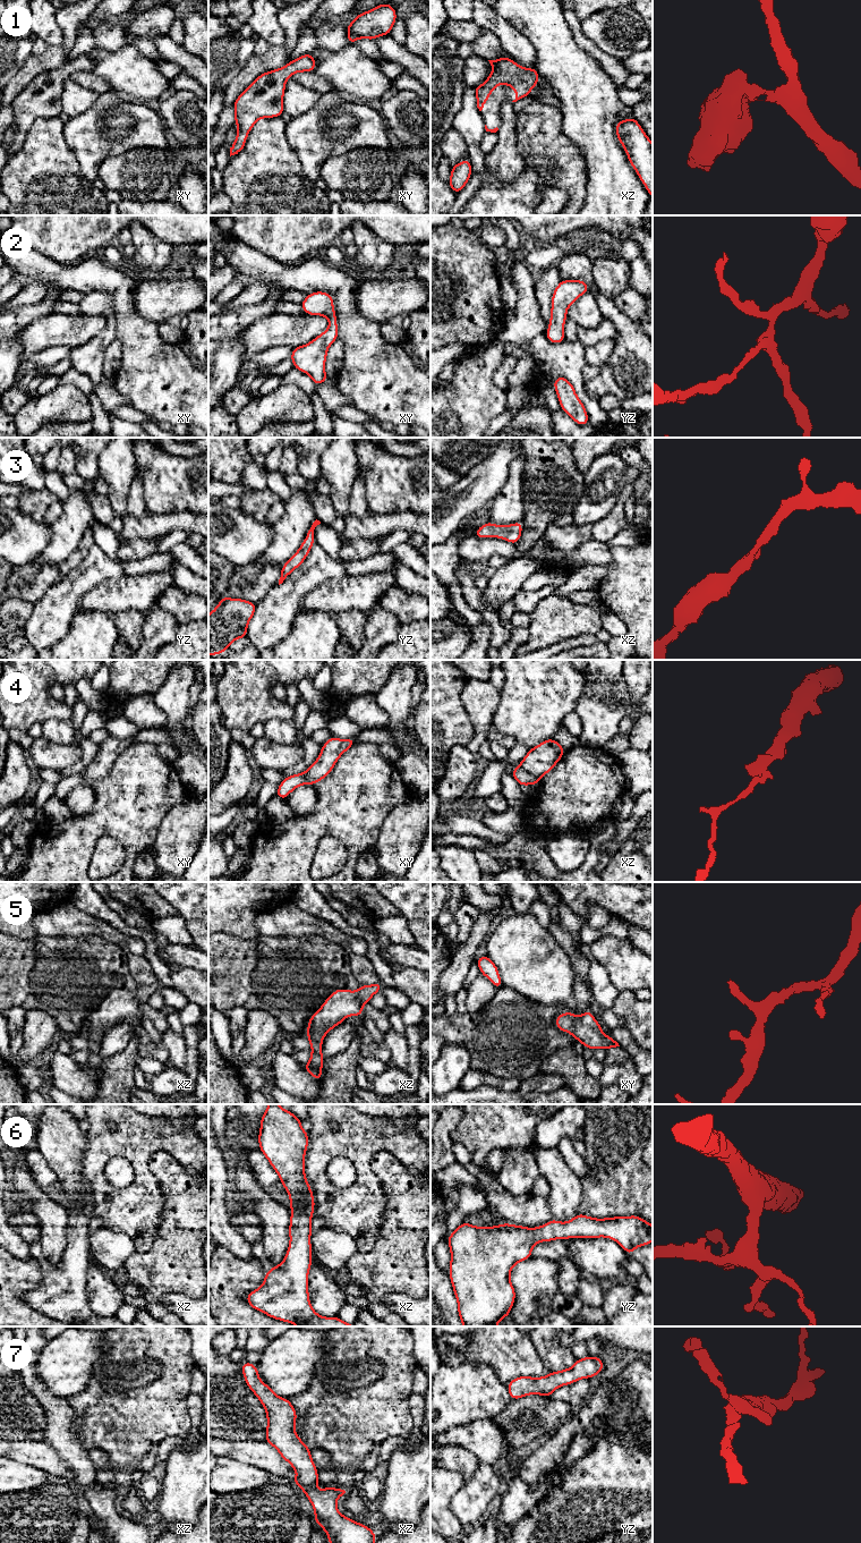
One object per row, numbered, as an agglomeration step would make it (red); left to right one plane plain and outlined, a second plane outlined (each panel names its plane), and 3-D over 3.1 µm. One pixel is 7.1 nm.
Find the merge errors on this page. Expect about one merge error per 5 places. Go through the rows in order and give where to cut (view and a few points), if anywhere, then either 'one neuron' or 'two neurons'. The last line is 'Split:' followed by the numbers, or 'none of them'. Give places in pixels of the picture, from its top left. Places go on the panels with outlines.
1: no cut; one neuron
2: no cut; one neuron
3: no cut; one neuron
4: cut in xz along (518, 765), (538, 778); two neurons
5: no cut; one neuron
6: no cut; one neuron
7: no cut; one neuron
Split: 4

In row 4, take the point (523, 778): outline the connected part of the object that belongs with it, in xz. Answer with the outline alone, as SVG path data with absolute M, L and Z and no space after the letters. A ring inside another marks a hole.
M519 765L510 774L518 781L521 787L527 785L537 786L539 783L539 778L526 772Z

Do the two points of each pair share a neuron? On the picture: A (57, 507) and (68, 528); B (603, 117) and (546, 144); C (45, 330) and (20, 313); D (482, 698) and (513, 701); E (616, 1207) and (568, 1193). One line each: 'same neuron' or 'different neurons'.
A: different neurons
B: different neurons
C: different neurons
D: different neurons
E: different neurons

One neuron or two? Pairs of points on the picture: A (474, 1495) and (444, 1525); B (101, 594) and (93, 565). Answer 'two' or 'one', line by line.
A: two
B: two

